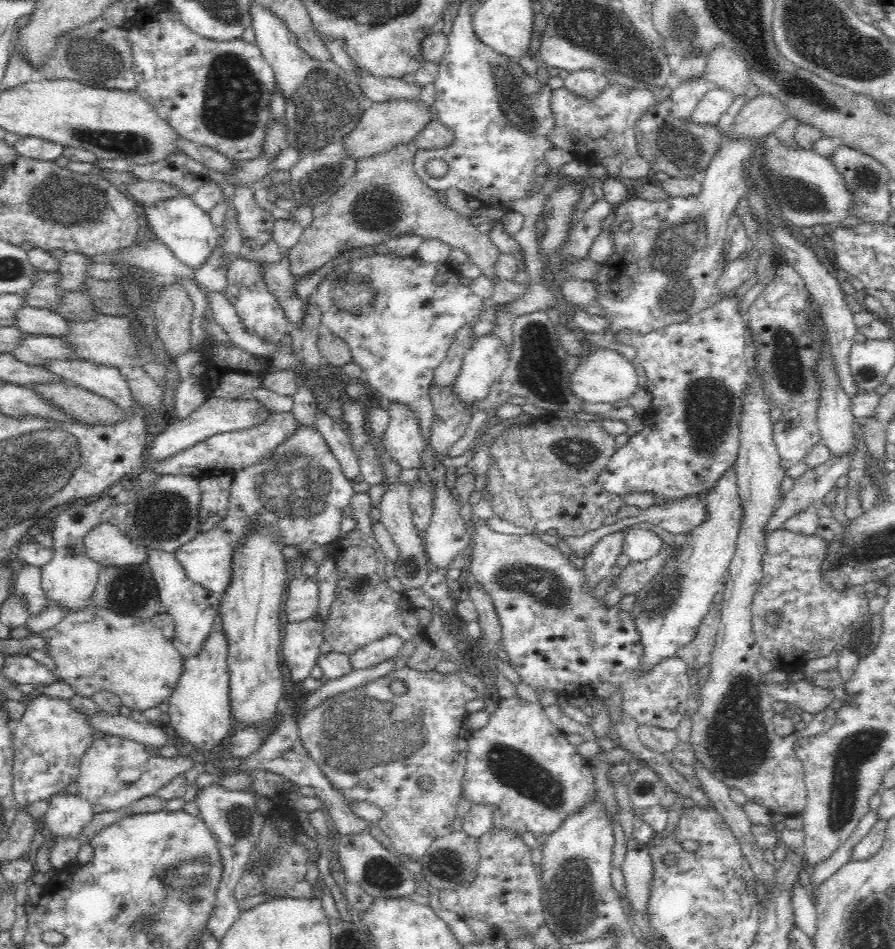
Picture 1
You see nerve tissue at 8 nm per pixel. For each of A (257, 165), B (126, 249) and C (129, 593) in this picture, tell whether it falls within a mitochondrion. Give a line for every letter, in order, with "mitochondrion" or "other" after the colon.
A: other
B: other
C: mitochondrion

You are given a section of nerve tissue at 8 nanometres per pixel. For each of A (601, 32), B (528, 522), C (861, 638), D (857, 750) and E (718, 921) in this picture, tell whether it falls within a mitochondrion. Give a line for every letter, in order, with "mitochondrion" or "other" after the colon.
A: mitochondrion
B: other
C: mitochondrion
D: mitochondrion
E: mitochondrion

